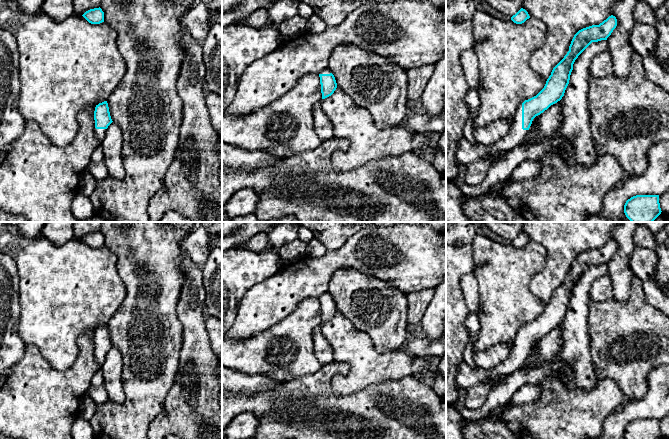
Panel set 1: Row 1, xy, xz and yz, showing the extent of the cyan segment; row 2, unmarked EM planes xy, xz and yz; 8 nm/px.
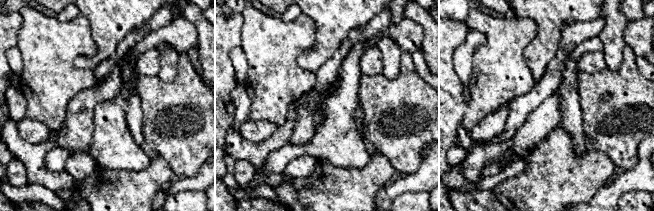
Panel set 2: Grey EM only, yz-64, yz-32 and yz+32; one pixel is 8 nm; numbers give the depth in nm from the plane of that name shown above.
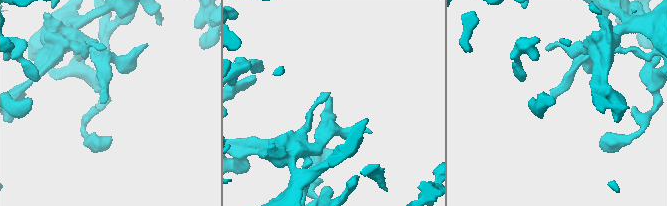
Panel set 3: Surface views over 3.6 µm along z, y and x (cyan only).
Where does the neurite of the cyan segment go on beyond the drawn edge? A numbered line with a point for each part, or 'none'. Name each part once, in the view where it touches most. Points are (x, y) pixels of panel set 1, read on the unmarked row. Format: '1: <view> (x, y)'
1: yz (467, 377)

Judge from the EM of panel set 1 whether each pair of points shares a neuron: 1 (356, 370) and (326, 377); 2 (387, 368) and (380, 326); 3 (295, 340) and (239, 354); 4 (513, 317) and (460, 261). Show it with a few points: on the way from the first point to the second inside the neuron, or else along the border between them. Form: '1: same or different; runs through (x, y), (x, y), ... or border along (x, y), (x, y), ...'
1: different; border along (341, 372), (331, 382), (331, 389), (339, 397)
2: different; border along (368, 336), (373, 346), (381, 352), (403, 347)
3: same; runs through (281, 347), (267, 347), (260, 354), (253, 354)
4: different; border along (473, 246), (474, 268), (472, 270)

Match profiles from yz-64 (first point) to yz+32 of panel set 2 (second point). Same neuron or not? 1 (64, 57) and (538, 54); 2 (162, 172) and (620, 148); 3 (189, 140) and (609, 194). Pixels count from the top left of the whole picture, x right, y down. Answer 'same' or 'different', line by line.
1: different
2: different
3: different

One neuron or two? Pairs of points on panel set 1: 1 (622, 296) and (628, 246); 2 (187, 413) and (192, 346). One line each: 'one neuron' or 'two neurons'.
1: one neuron
2: one neuron

